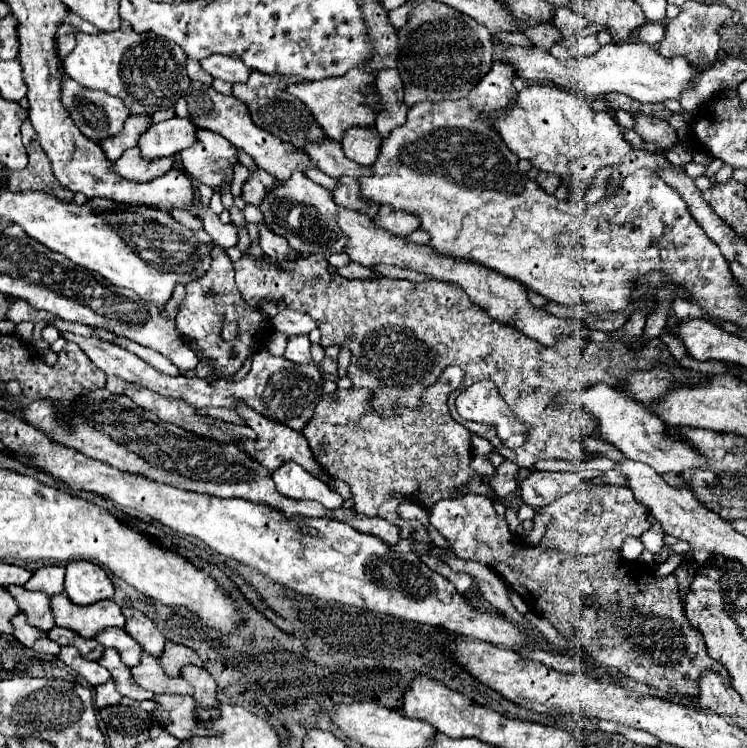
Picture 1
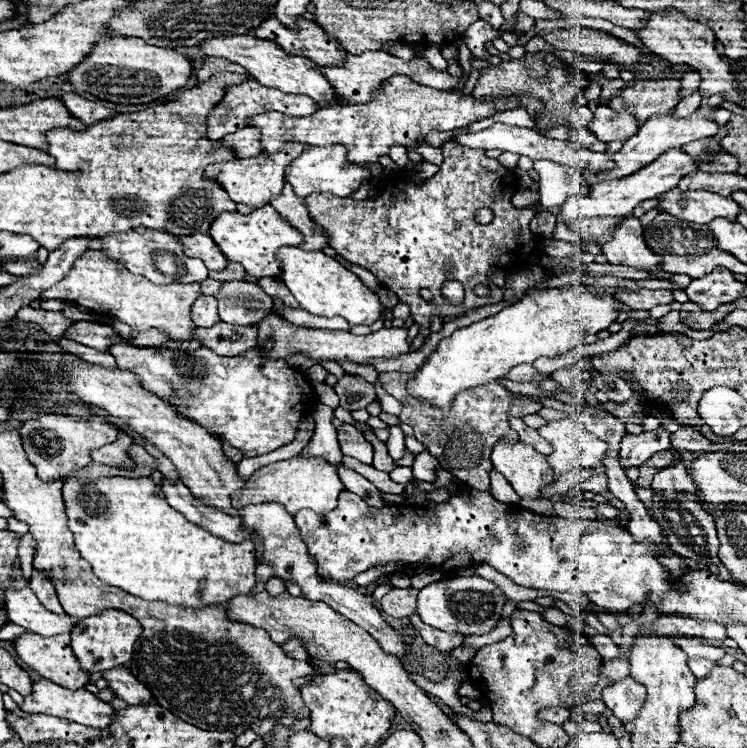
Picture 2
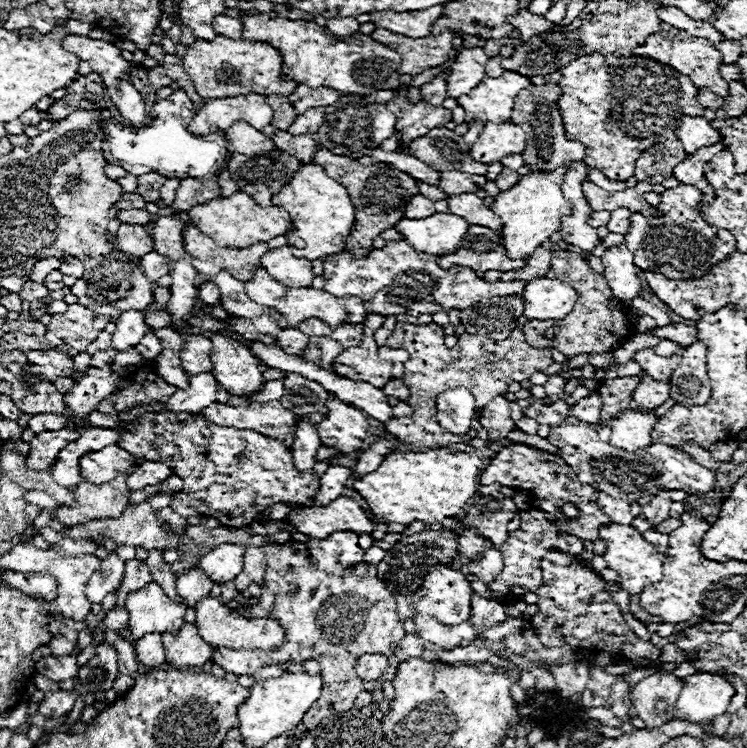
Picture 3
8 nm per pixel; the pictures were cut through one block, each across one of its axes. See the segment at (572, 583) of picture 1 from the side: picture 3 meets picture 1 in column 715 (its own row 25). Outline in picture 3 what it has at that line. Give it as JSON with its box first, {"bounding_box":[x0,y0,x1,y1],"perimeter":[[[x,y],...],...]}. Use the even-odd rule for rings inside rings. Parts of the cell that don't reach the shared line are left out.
{"bounding_box":[632,22,728,98],"perimeter":[[[662,22],[658,32],[650,34],[642,46],[636,46],[632,50],[632,56],[646,56],[646,58],[652,58],[652,60],[656,60],[660,64],[672,66],[680,74],[688,76],[694,82],[696,88],[710,88],[710,92],[714,92],[714,94],[718,94],[722,98],[728,96],[728,82],[720,76],[720,70],[718,70],[720,64],[722,64],[722,56],[706,38],[690,36],[684,30],[678,30],[678,28],[668,26],[668,24]]]}

